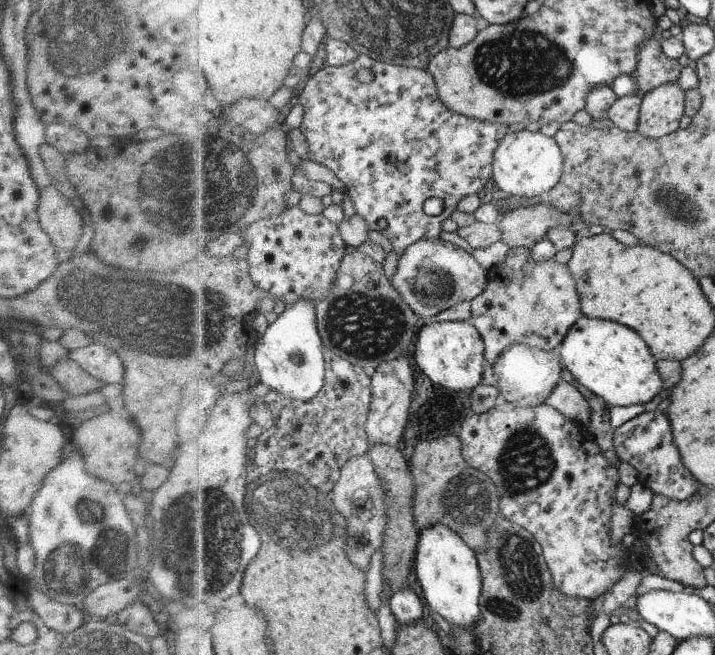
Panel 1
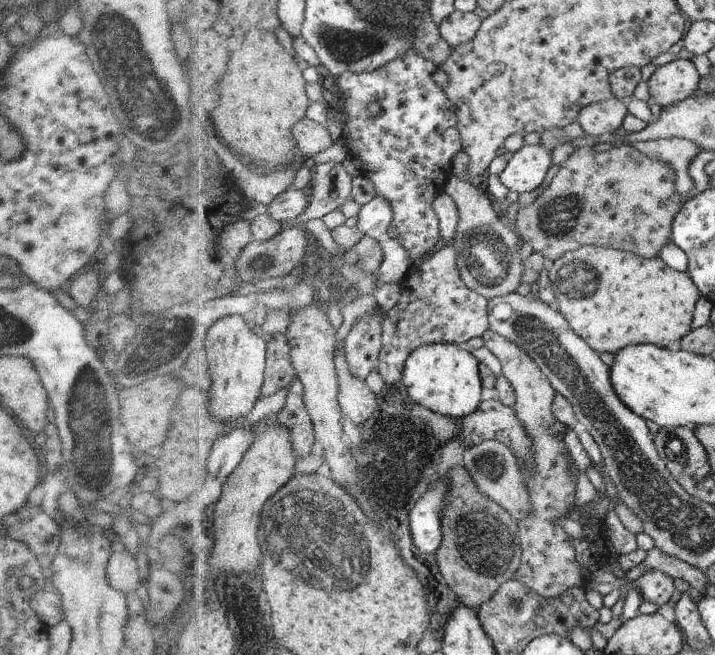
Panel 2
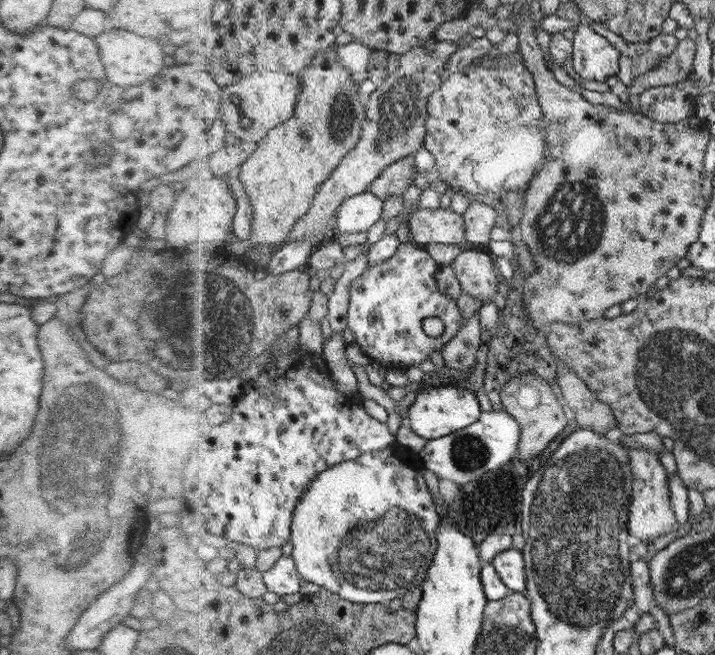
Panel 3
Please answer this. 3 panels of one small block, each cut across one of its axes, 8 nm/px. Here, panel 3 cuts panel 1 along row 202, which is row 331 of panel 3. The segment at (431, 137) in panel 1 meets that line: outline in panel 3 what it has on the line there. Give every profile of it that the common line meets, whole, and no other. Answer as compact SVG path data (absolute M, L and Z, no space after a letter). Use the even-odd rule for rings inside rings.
M415 239L410 243L402 243L396 256L386 262L374 263L352 285L349 328L367 354L385 365L387 370L428 367L430 354L441 351L448 341L457 336L466 322L457 302L442 294L437 279L442 264L427 246ZM432 316L441 318L445 326L438 337L428 336L424 330L424 320Z

